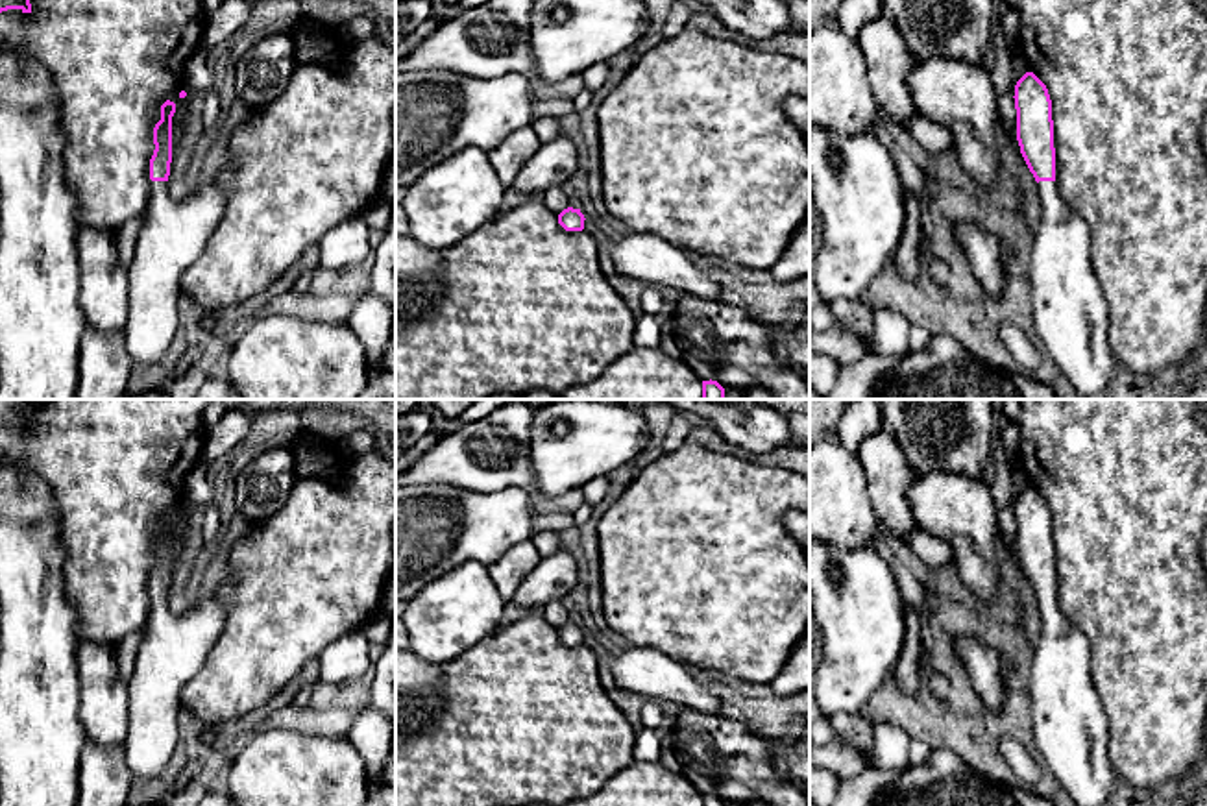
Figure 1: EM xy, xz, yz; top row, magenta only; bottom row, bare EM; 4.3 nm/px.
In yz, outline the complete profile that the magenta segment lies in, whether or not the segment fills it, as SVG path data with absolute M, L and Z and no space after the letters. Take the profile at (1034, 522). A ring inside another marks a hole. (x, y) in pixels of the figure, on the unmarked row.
M1026 486L1015 499L1017 555L1037 595L1042 619L1033 647L1028 697L1031 734L1048 769L1072 797L1076 806L1103 806L1113 793L1115 769L1109 760L1109 721L1091 680L1091 641L1057 606L1052 514L1046 499Z

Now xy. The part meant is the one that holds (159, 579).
M166 514L153 542L152 608L128 682L129 732L122 749L133 780L155 778L170 762L179 739L181 691L205 664L227 617L216 593L185 614L170 612L174 527L176 518Z

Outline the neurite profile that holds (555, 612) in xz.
M556 599L542 608L542 616L556 629L569 621L569 614L562 599Z

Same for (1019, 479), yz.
M1013 464L1007 503L1002 508L998 508L998 532L1004 536L1007 549L1015 555L1017 555L1017 523L1013 510L1017 495L1026 486L1031 486L1030 477L1026 475L1020 464Z

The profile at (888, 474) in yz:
M887 427L863 440L856 455L865 471L876 519L904 542L917 529L908 501L913 468L906 462Z

